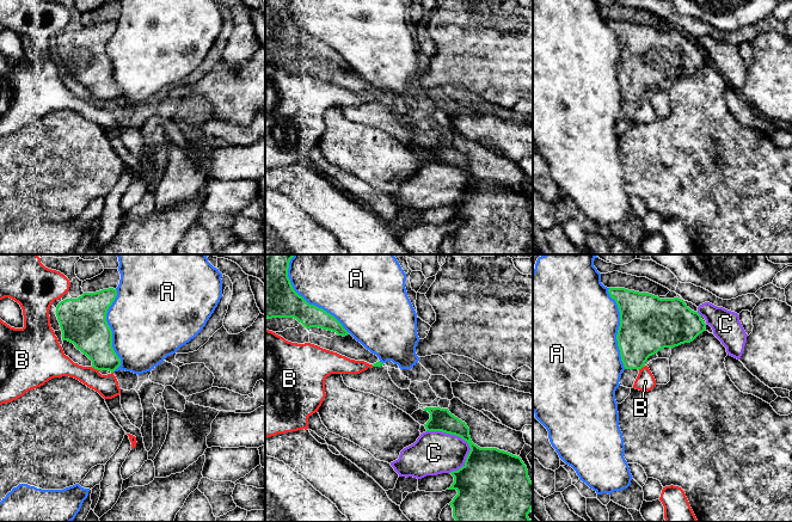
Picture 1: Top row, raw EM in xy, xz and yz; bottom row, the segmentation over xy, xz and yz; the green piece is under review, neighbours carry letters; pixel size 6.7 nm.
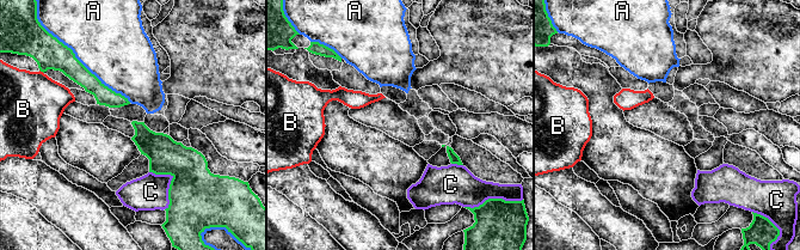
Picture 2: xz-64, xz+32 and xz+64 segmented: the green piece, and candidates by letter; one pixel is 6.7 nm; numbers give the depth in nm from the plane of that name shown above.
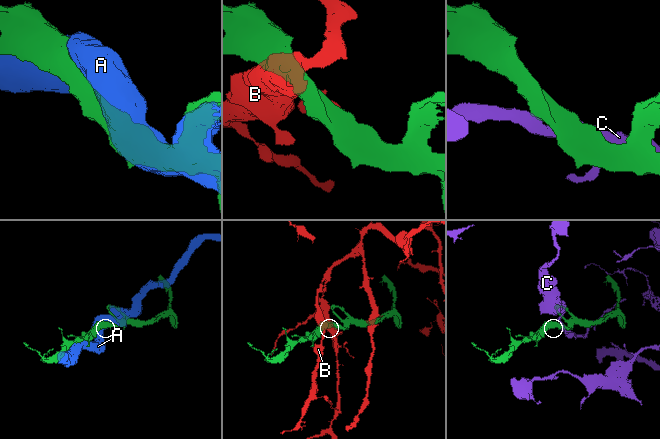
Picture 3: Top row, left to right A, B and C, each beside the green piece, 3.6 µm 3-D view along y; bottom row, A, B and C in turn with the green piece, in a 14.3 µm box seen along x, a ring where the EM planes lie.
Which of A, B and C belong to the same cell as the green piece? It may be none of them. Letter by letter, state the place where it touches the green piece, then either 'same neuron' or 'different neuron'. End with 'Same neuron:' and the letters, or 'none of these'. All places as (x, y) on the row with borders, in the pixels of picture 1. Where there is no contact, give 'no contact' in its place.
A: xz (304, 299) | different neuron
B: xy (94, 368) | same neuron
C: xz (458, 435) | different neuron
Same neuron: B

